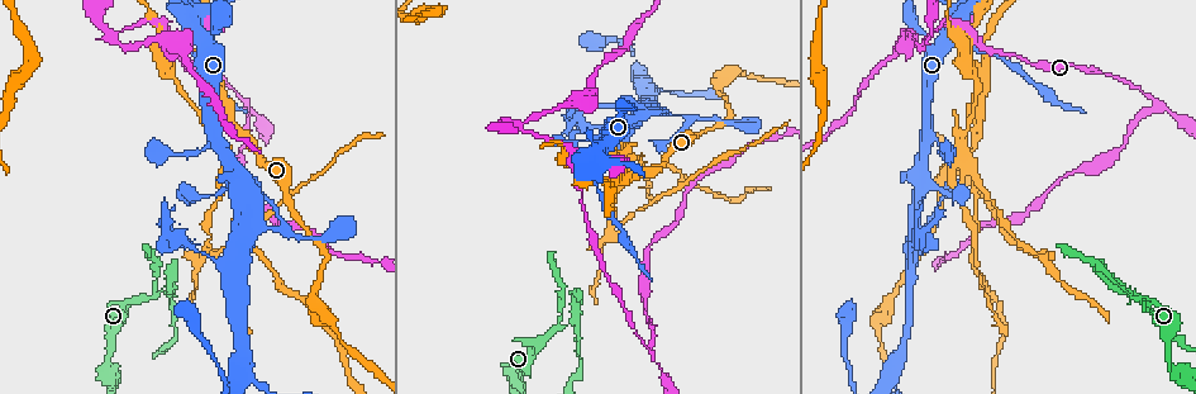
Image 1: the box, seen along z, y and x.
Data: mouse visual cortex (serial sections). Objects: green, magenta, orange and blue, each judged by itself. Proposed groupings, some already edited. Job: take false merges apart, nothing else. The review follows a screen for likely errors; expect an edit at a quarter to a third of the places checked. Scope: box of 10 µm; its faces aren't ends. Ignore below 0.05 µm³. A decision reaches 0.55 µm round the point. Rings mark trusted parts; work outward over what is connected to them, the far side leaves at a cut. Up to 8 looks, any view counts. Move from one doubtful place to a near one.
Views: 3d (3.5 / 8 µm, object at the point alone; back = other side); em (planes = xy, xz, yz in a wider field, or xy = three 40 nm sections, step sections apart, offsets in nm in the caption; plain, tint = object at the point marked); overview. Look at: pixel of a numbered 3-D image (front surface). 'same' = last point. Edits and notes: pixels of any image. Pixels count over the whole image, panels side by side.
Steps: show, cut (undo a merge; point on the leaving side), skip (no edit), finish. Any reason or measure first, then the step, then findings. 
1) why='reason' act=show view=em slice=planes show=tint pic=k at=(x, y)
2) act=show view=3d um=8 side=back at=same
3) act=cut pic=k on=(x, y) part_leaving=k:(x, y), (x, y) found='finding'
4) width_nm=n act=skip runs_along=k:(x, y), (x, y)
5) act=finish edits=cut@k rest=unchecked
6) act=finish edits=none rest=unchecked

act=show view=3d um=3.5 pic=1 at=(283, 229)

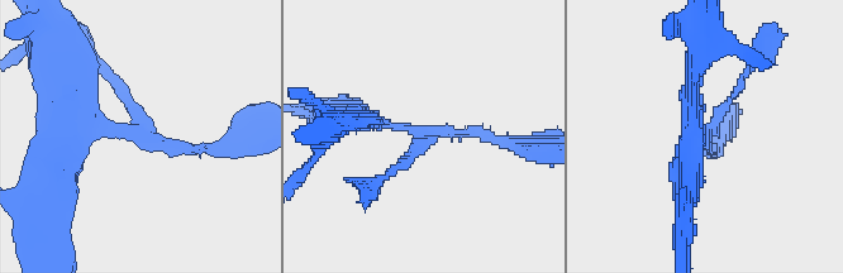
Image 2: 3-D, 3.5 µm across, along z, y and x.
why='need the tissue' act=show view=em slice=xy step=1 show=tint pic=2 at=(423, 133)

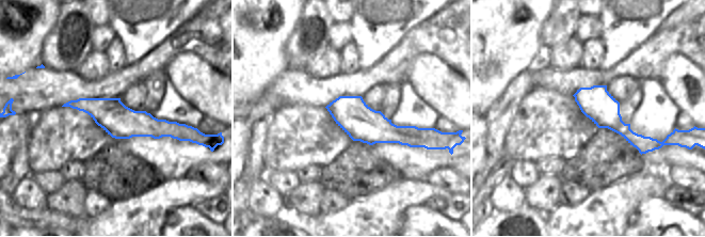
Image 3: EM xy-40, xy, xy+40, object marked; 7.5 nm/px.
act=skip runs_along=3:(70, 104), (182, 130) found='one cell here'

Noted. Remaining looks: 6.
why='a fork' act=show view=3d um=8 side=back pic=1 at=(1154, 102)

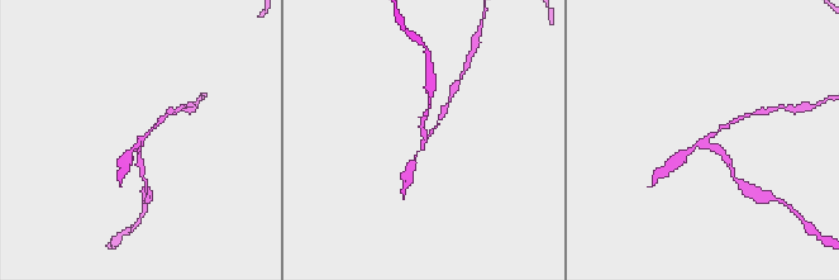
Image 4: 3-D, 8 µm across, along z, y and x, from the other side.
act=show view=em slice=xy step=3 show=tint at=same

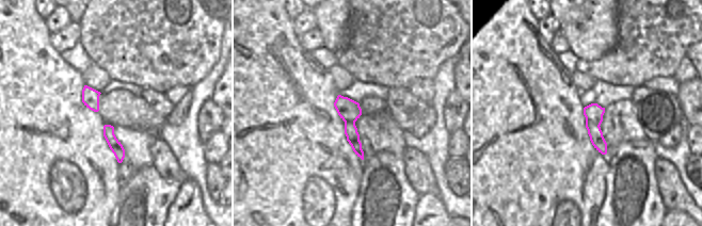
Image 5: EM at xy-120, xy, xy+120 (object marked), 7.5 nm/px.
arm_widths_nm=100,150,150 act=cut pic=4 on=(725, 157) part_leaving=4:(706, 145), (721, 152), (738, 181) found='a second cell is stuck on'

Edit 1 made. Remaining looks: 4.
why='abrupt turn' act=show view=3d um=8 side=back pic=1 at=(981, 94)

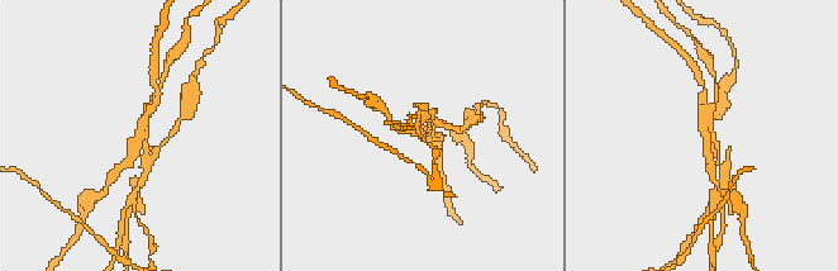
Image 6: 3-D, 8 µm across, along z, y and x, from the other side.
why='closer look' act=show view=3d um=3.5 at=same

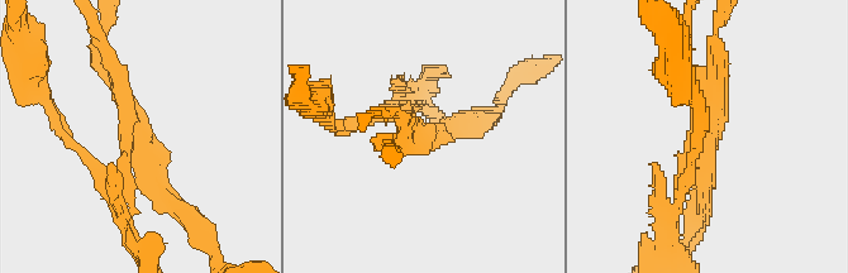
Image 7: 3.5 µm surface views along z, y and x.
arms=4 arm_widths_nm=150,150,200,250 act=show view=em slice=xy step=2 show=tint pic=7 at=(130, 127)

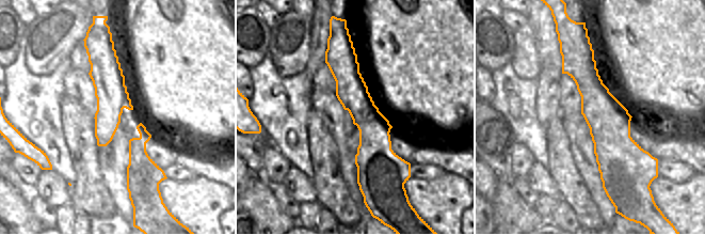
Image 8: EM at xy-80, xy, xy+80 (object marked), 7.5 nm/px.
act=cut pic=7 on=(404, 86) found='two cells meet here'

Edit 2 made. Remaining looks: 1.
act=finish edits=cut@4,cut@7 rest=unchecked

